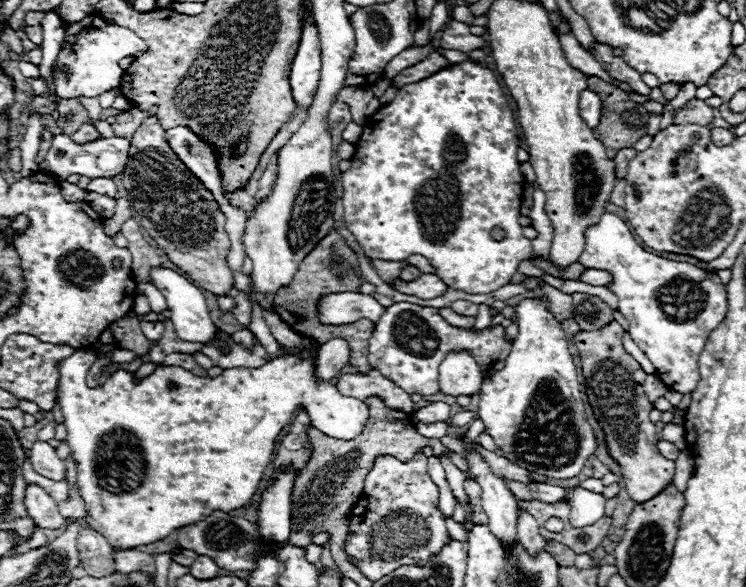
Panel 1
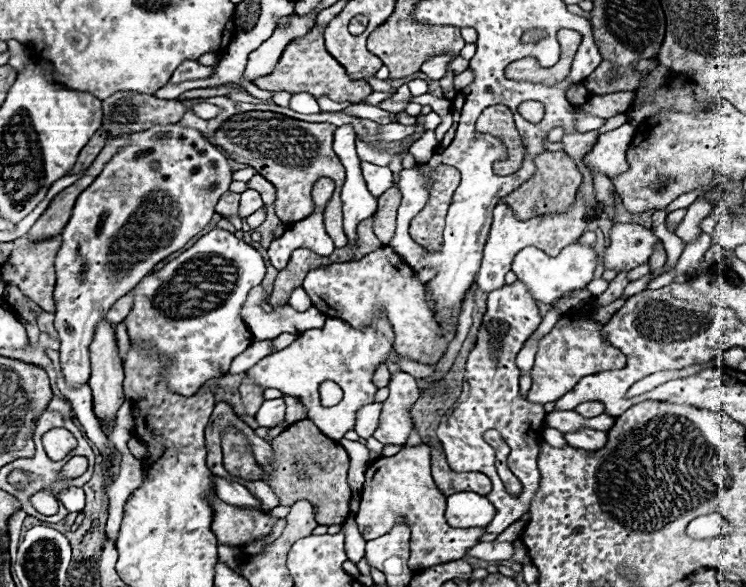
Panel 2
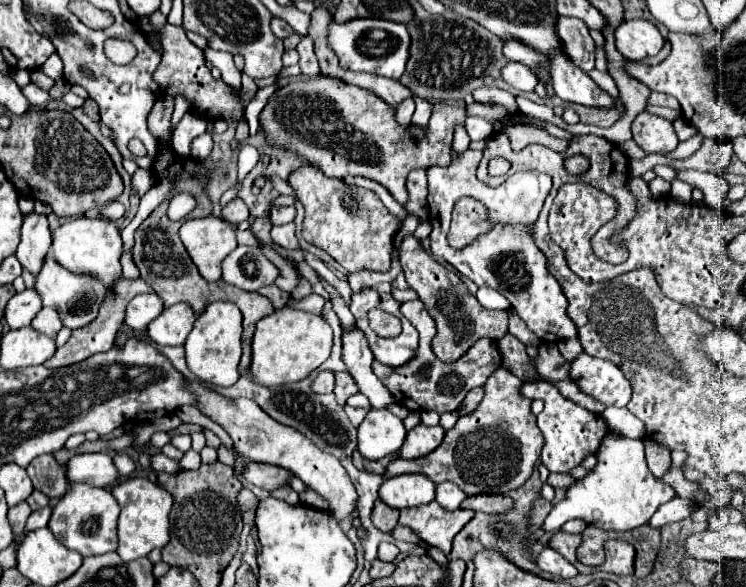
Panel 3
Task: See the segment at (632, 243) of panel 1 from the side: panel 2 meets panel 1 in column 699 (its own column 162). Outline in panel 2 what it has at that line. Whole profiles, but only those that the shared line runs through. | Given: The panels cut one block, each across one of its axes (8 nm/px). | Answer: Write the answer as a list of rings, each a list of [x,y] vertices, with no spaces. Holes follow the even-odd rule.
[[[214,228],[132,290],[132,310],[122,322],[134,342],[152,342],[154,352],[168,358],[166,370],[160,374],[168,390],[182,396],[196,394],[206,380],[224,376],[230,362],[252,344],[240,310],[264,274],[264,260],[252,246],[228,230]]]

